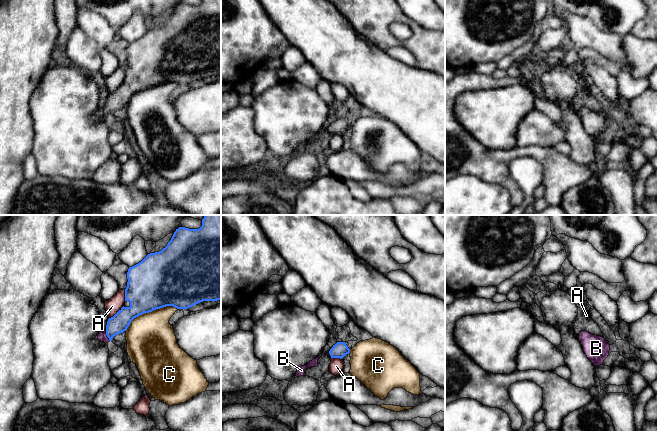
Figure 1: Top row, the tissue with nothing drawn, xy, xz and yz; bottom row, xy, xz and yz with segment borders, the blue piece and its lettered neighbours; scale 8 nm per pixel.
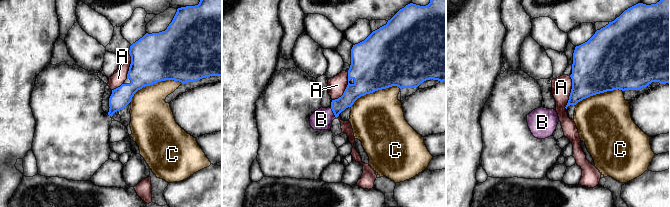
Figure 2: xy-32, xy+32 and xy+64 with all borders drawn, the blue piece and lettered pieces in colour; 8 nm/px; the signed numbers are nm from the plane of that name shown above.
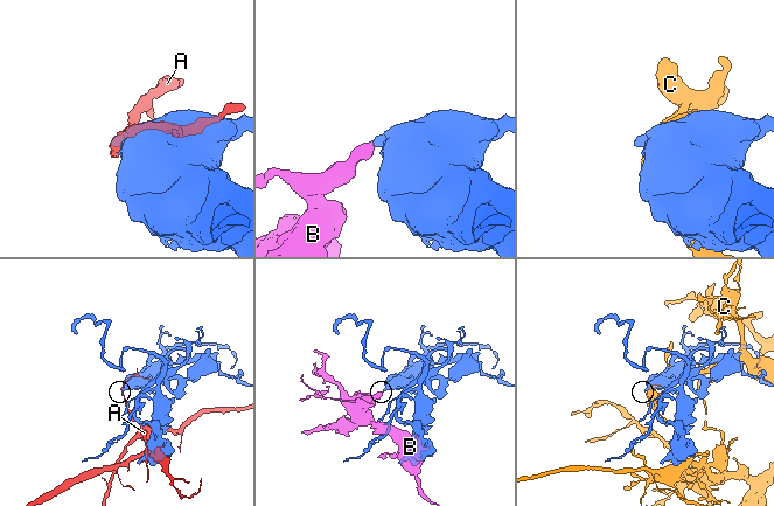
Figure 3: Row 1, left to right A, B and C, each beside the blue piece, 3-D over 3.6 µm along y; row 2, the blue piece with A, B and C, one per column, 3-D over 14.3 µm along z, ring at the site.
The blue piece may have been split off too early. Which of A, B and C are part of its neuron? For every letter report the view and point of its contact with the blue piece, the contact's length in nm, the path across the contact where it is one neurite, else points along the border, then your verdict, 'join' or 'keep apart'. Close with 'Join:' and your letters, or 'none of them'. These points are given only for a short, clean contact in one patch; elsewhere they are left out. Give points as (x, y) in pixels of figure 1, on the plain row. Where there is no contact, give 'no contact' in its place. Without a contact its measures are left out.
A: contact xy (117, 88); length 160 nm; keep apart
B: contact xy (107, 112); length 80 nm; way xy (119, 99), (107, 112), (102, 112); join
C: contact xy (149, 87); length 460 nm; keep apart
Join: B

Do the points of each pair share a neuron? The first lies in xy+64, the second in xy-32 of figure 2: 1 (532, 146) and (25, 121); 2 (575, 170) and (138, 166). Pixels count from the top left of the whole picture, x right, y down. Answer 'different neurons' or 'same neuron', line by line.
1: different neurons
2: same neuron

